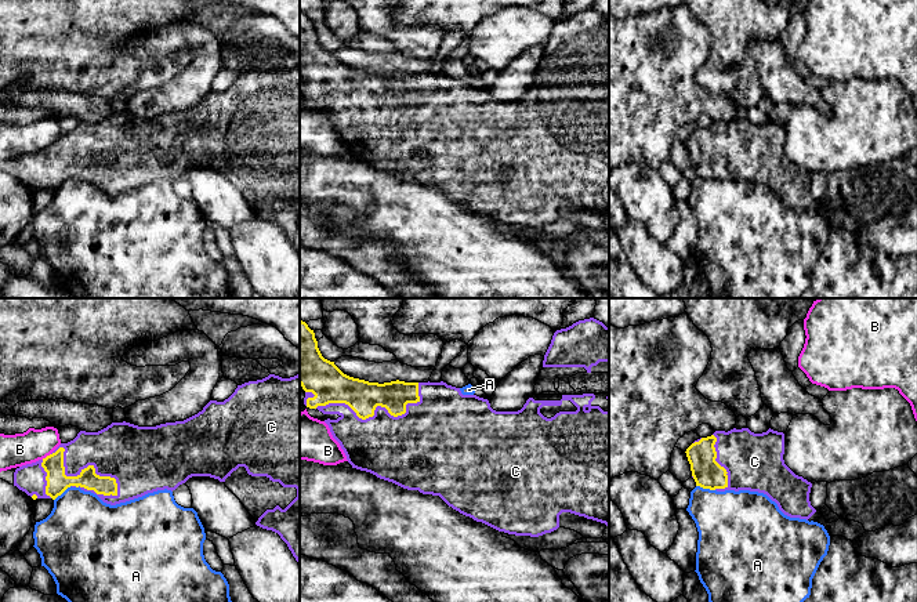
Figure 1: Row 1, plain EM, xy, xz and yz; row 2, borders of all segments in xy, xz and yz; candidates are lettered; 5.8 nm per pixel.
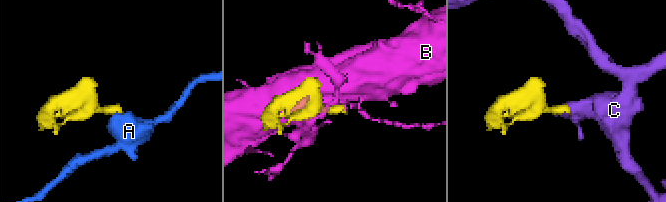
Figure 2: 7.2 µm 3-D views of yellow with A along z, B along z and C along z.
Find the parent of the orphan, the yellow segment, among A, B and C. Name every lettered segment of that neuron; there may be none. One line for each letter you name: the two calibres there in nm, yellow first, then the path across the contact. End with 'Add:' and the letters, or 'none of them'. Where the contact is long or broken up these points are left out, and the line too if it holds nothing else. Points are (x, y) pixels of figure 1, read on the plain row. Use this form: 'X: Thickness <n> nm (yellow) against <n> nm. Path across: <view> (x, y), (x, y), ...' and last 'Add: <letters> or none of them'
C: Thickness 130 nm (yellow) against 300 nm
Add: C

